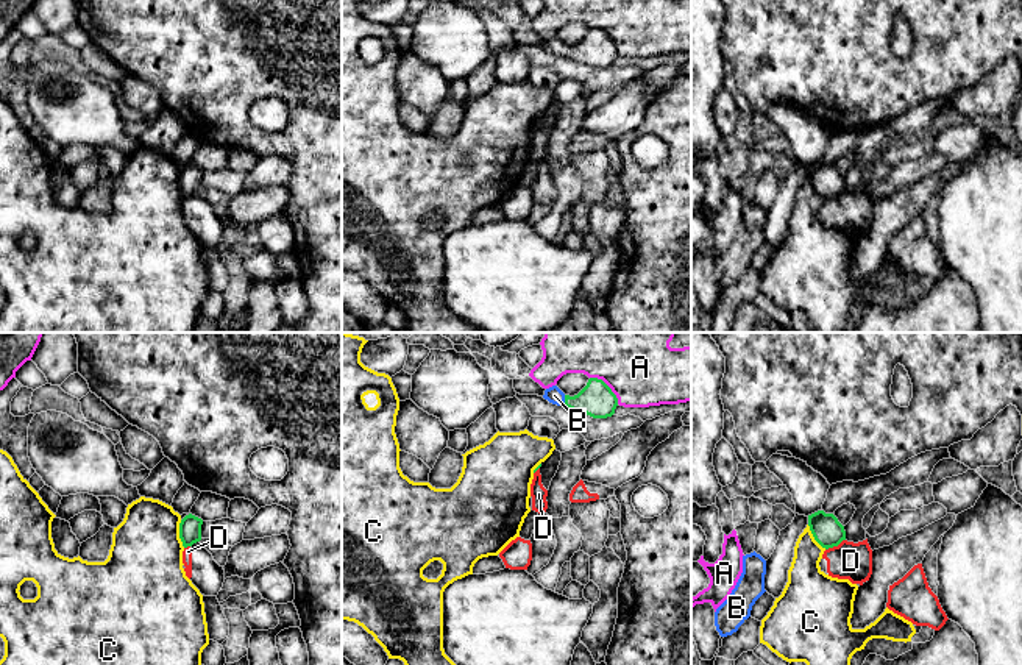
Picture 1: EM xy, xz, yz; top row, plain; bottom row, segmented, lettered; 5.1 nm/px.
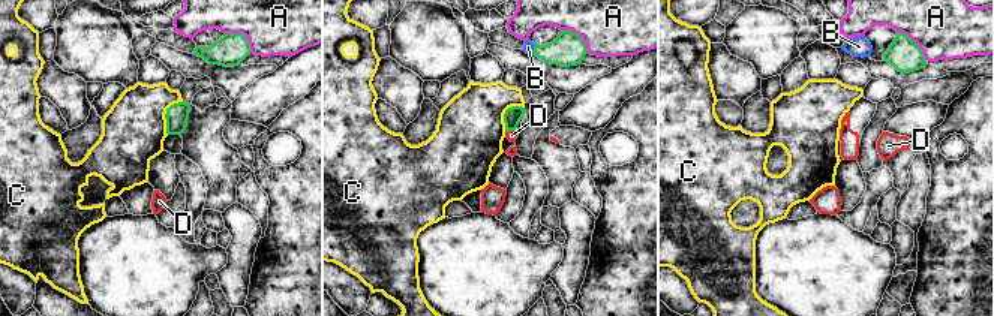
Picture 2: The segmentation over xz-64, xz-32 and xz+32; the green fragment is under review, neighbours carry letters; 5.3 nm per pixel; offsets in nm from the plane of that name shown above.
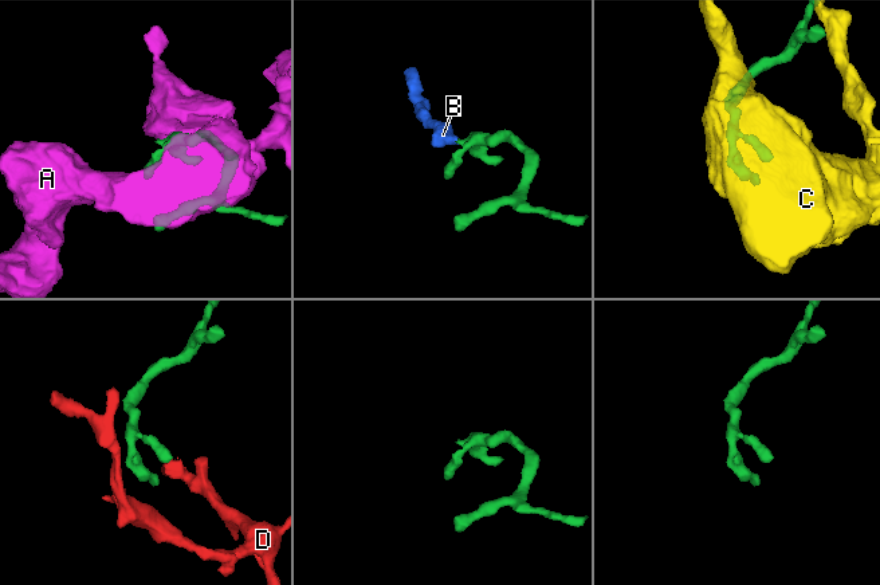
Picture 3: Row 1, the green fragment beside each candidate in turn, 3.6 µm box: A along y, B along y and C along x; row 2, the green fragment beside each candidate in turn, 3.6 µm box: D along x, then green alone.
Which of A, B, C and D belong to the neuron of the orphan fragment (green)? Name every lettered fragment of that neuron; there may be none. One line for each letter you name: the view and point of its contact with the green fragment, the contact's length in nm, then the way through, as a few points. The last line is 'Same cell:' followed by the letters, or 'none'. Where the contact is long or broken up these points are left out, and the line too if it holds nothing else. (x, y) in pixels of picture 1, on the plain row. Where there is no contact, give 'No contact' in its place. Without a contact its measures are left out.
B: Touches green at xz (565, 50). Shared border 60 nm. Path across: xz (596, 49), (565, 50), (554, 46)
Same cell: B

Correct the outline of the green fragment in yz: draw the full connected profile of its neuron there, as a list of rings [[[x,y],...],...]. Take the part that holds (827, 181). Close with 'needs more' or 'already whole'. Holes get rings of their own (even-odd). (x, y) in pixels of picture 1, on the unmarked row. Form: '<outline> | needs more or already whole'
[[[818,161],[808,165],[808,176],[814,190],[825,200],[838,197],[843,190],[846,190],[844,176],[833,164]]] | already whole

